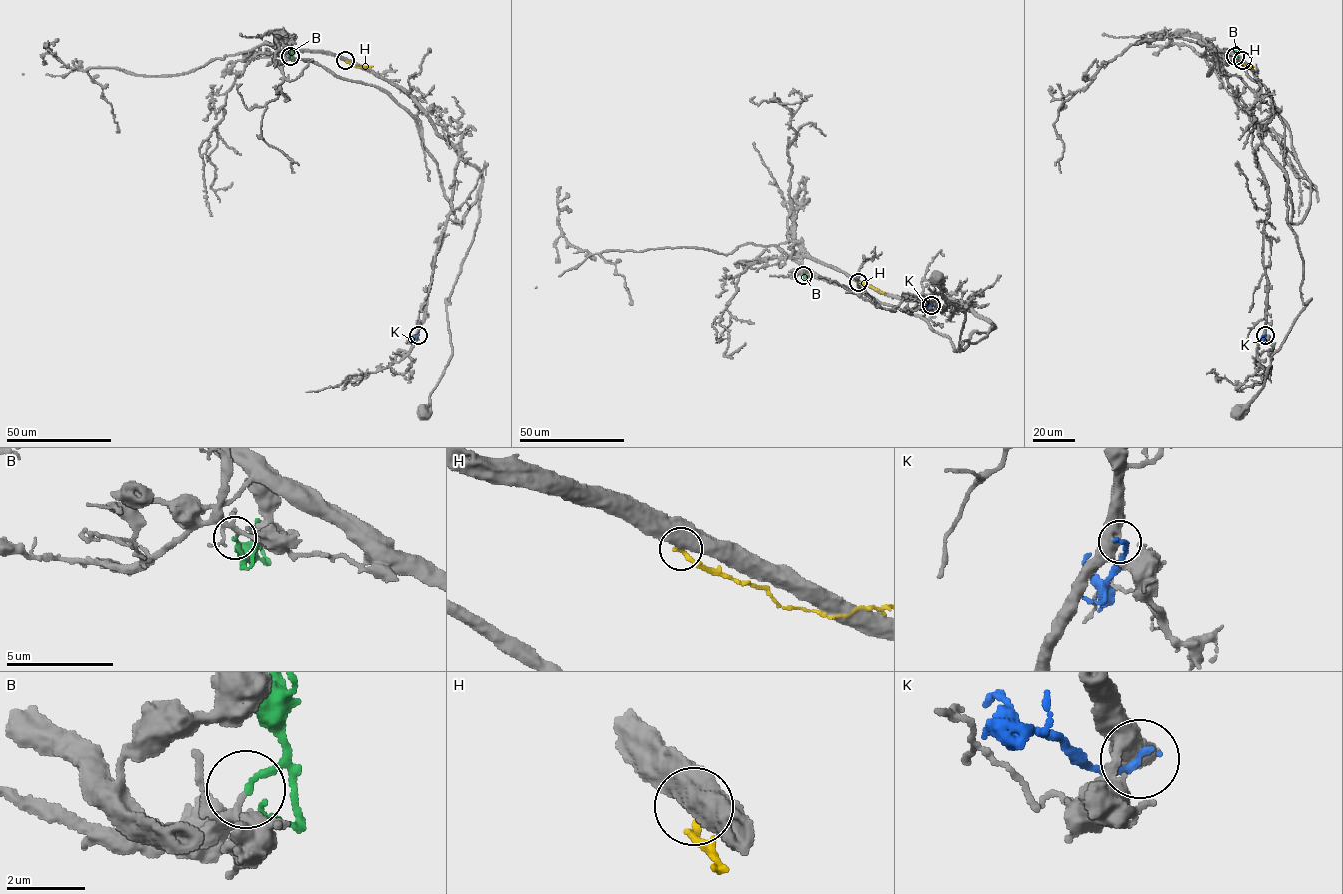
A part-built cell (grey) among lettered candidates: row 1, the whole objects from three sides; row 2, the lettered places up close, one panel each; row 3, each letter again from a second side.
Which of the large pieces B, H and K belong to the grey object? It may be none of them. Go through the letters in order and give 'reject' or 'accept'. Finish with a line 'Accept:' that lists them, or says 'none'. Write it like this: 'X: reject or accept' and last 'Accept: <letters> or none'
B: accept
H: reject
K: reject
Accept: B

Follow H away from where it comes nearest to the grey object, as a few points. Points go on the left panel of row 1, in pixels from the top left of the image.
H: (345, 60), (360, 67), (372, 66)

